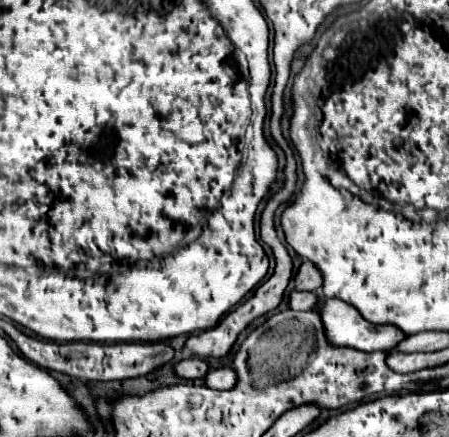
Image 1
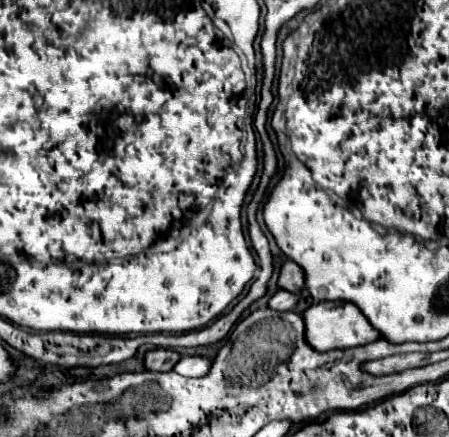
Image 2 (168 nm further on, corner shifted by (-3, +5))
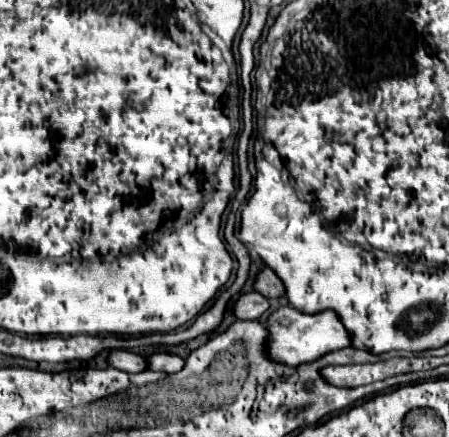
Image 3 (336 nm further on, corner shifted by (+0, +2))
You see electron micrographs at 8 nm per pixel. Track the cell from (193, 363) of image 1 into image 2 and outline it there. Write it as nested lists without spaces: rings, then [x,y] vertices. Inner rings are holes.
[[[158,348],[158,350],[152,350],[146,354],[146,368],[148,370],[154,370],[154,372],[170,372],[176,362],[180,362],[182,354],[174,352],[174,350],[164,350],[164,348]]]

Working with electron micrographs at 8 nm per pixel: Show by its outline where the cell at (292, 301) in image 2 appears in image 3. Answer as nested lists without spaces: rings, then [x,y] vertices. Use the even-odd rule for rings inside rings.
[[[257,291],[239,295],[239,299],[233,303],[233,315],[241,321],[255,321],[269,309],[269,301],[259,295]]]

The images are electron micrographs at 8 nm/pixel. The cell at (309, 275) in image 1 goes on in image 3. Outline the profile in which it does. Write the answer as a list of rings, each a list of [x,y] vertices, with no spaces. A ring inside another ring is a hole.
[[[265,267],[265,269],[255,277],[255,285],[253,285],[253,289],[259,291],[259,293],[261,293],[263,297],[267,297],[267,299],[281,297],[281,295],[285,293],[281,279],[279,279],[269,267]]]

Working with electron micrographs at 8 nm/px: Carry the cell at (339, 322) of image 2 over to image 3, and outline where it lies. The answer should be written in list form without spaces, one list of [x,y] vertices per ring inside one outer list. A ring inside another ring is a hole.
[[[281,307],[269,315],[269,319],[265,321],[265,327],[269,329],[269,341],[265,341],[267,357],[271,361],[281,361],[289,367],[309,363],[313,359],[323,357],[329,351],[337,351],[351,345],[349,333],[345,331],[339,317],[331,309],[315,315],[305,315],[293,307]]]

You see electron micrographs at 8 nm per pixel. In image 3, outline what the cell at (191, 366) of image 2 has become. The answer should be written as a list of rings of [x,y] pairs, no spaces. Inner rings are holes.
[[[153,353],[147,357],[151,371],[163,371],[163,373],[177,373],[183,367],[183,359],[171,353]]]

